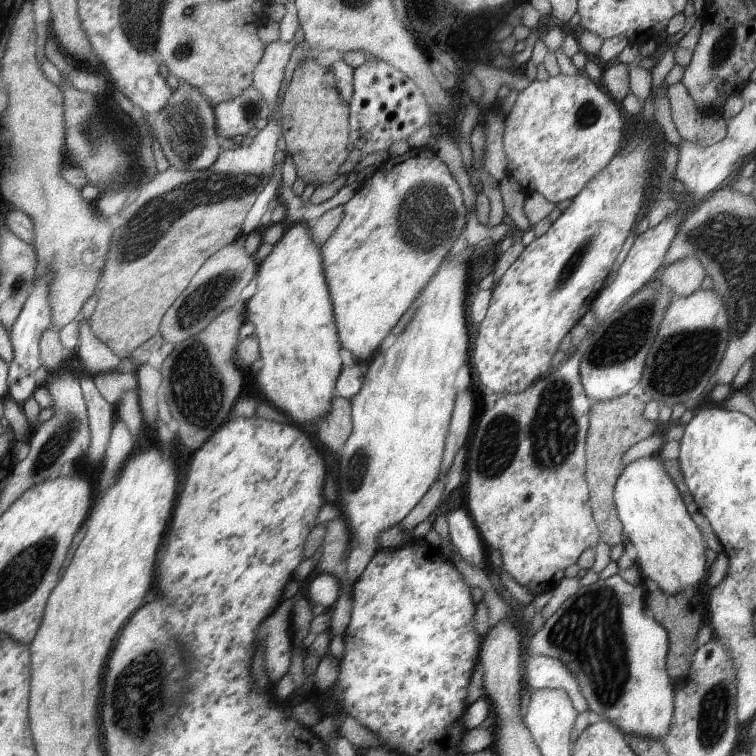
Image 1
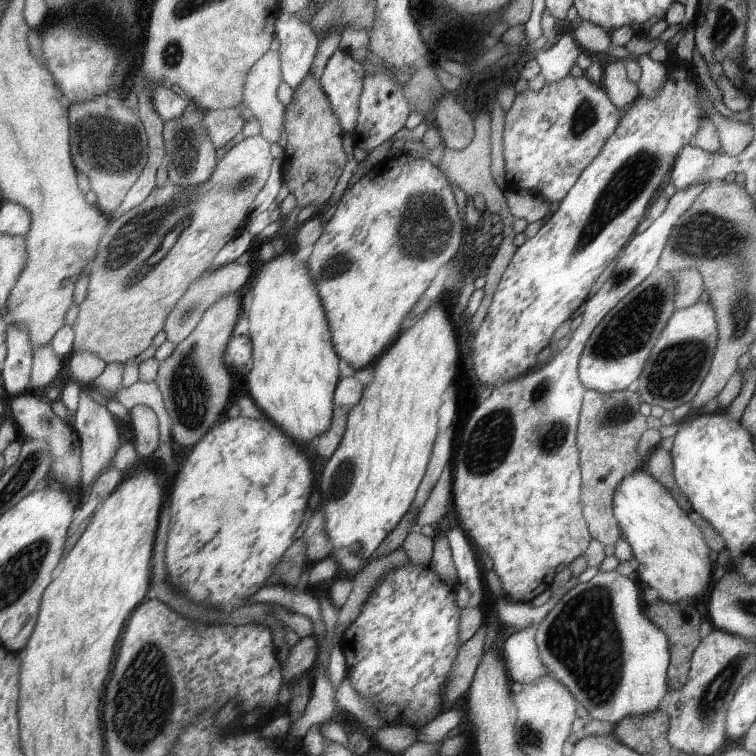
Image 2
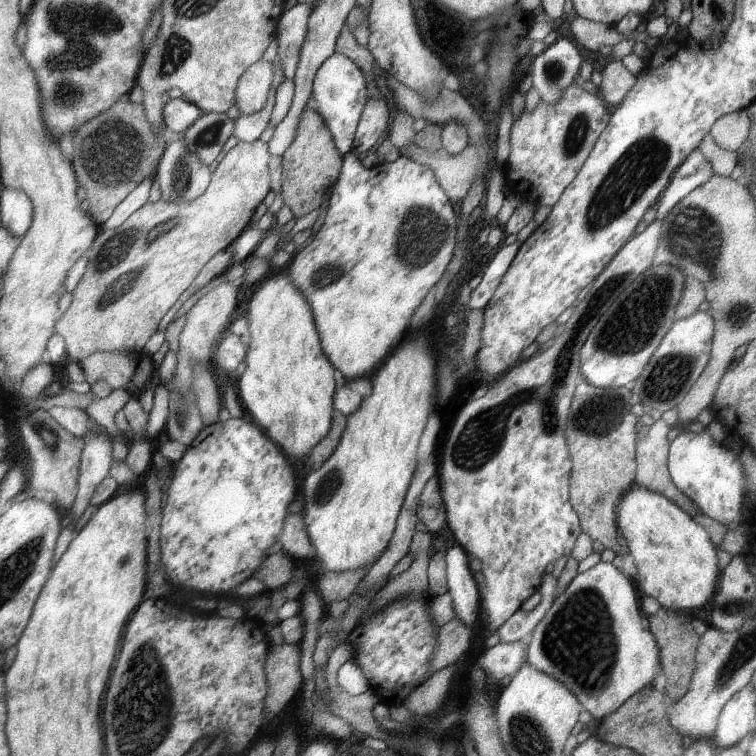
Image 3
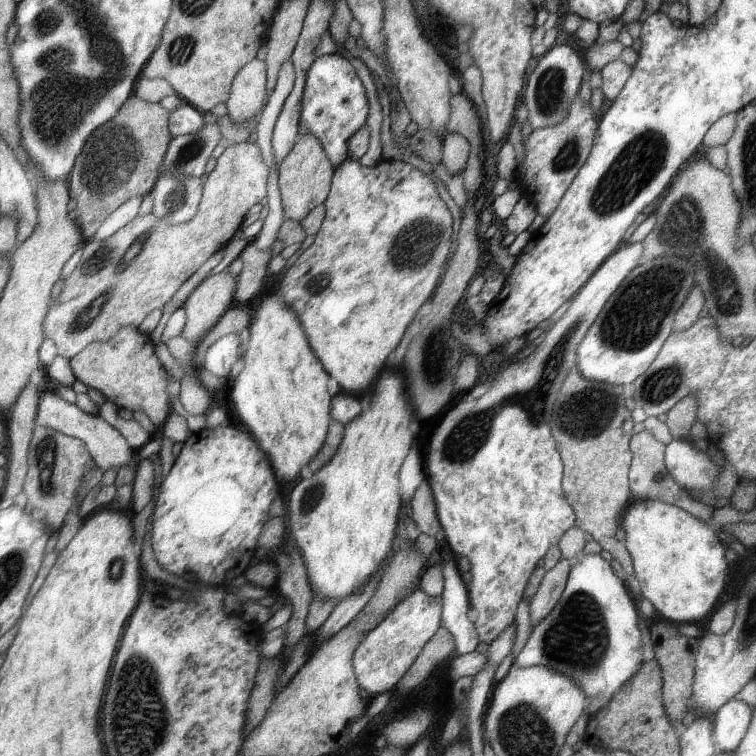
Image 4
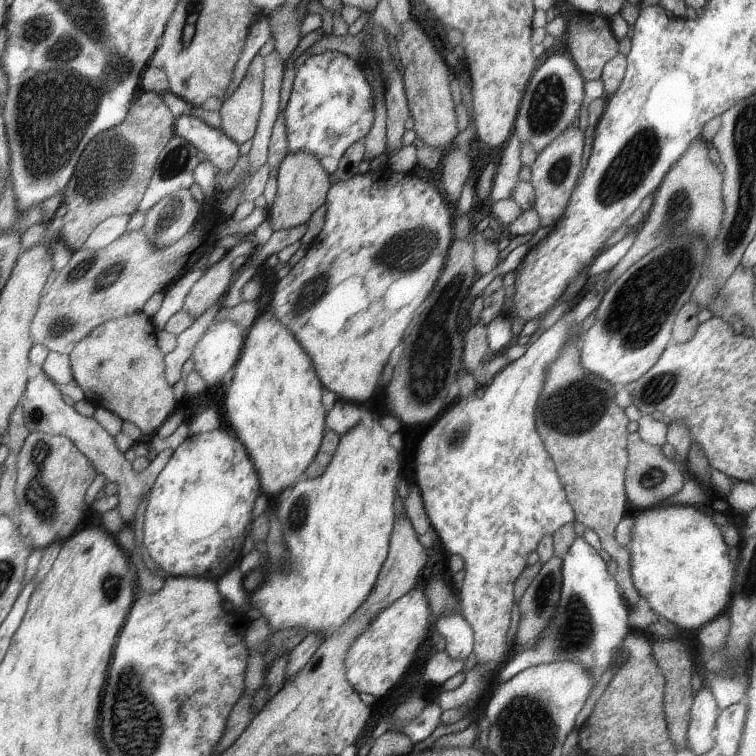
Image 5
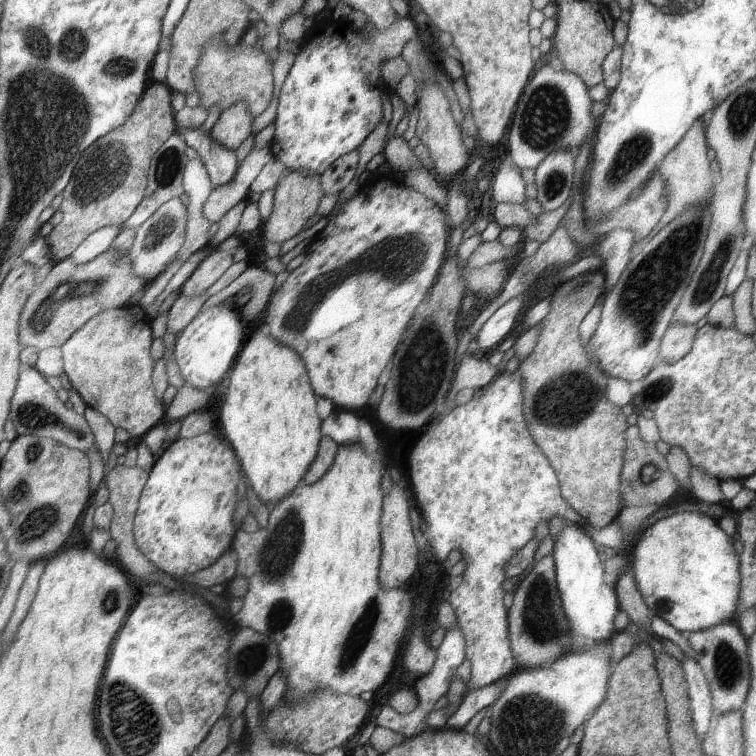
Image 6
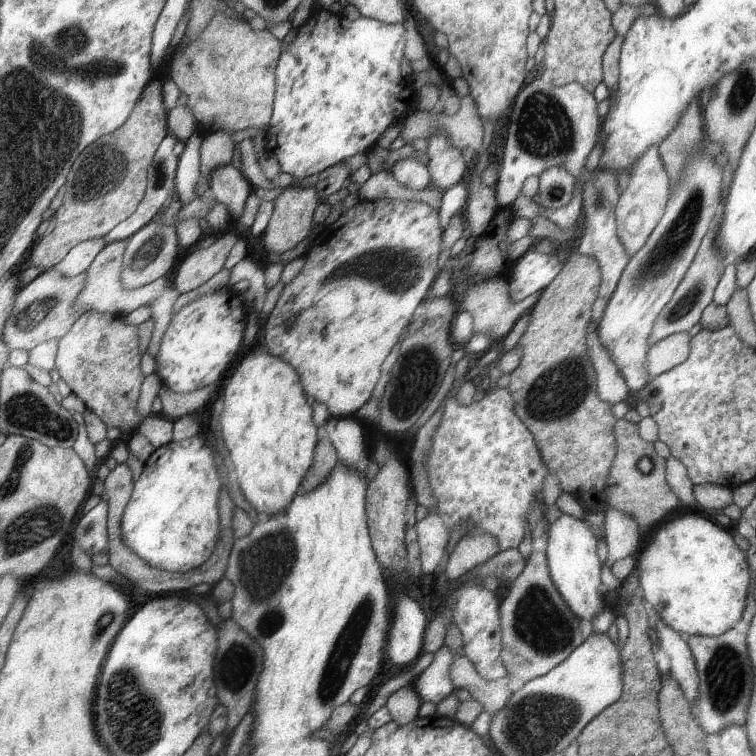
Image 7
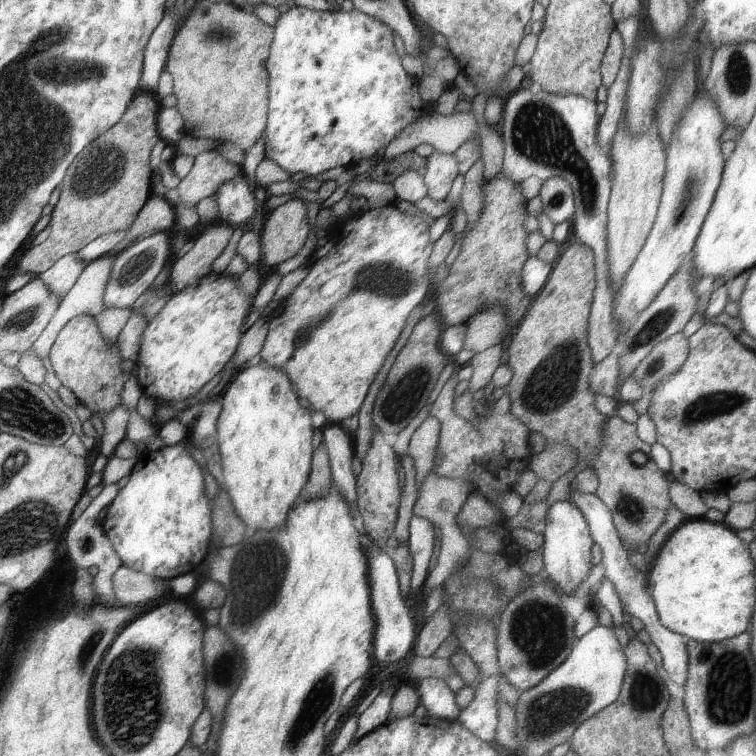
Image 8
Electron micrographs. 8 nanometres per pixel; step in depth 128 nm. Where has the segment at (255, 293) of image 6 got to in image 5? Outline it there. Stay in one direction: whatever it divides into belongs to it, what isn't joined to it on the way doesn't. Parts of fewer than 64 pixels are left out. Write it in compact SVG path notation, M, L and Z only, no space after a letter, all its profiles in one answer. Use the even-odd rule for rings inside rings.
M221 301L211 304L203 314L194 318L194 322L189 328L185 328L185 330L175 338L175 348L173 348L169 354L165 354L162 359L164 363L164 380L169 387L182 376L180 371L181 366L190 358L191 350L195 342L205 331L205 328L214 320L220 308Z

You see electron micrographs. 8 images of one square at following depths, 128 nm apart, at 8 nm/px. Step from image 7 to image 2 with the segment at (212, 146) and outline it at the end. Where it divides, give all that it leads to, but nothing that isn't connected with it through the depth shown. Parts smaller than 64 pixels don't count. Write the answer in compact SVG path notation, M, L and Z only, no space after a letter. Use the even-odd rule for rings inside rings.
M265 52L248 71L240 104L248 108L261 124L261 136L277 142L284 122L284 105L276 91L281 84L280 53Z

